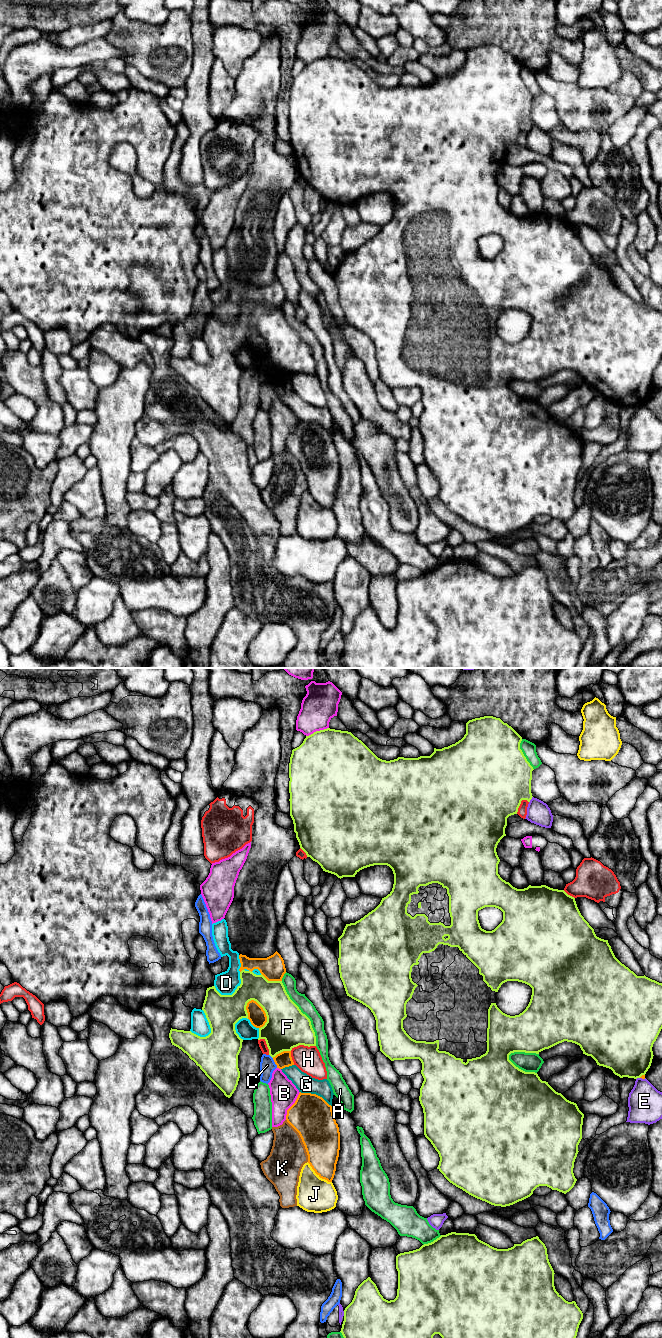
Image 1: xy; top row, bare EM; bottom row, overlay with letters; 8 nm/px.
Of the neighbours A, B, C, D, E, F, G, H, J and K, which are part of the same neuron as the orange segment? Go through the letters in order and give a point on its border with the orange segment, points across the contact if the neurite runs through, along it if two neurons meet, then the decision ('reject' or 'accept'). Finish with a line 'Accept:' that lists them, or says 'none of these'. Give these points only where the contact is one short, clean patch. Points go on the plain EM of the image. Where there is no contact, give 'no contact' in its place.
A: contact xy (283, 303); reject
B: contact xy (291, 434); reject
C: contact xy (275, 391); reject
D: contact xy (240, 290); accept
E: contact xy (643, 406); reject
F: contact xy (265, 341); reject
G: contact xy (315, 422); reject
H: contact xy (291, 386); reject
J: contact xy (318, 502); reject
K: contact xy (302, 468); reject
Accept: D

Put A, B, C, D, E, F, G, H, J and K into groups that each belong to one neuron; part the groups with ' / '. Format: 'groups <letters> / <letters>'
groups A / B / C / D / E / F / G / H / J / K

